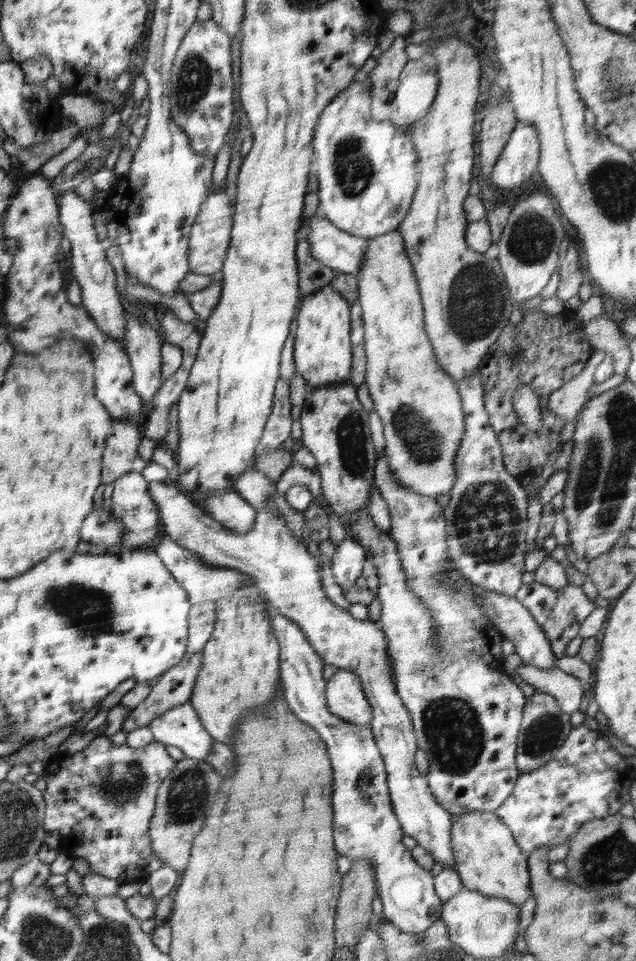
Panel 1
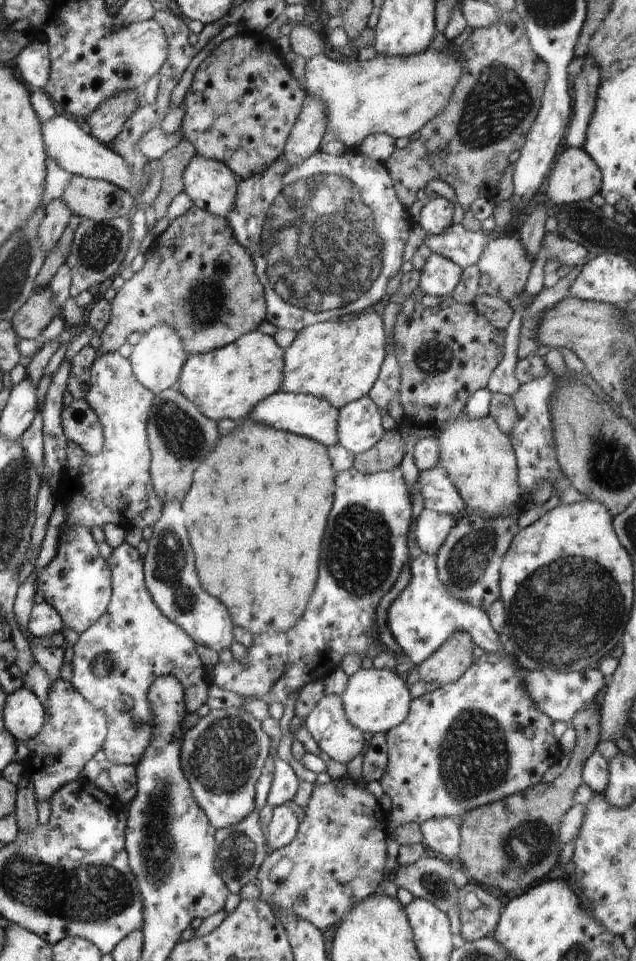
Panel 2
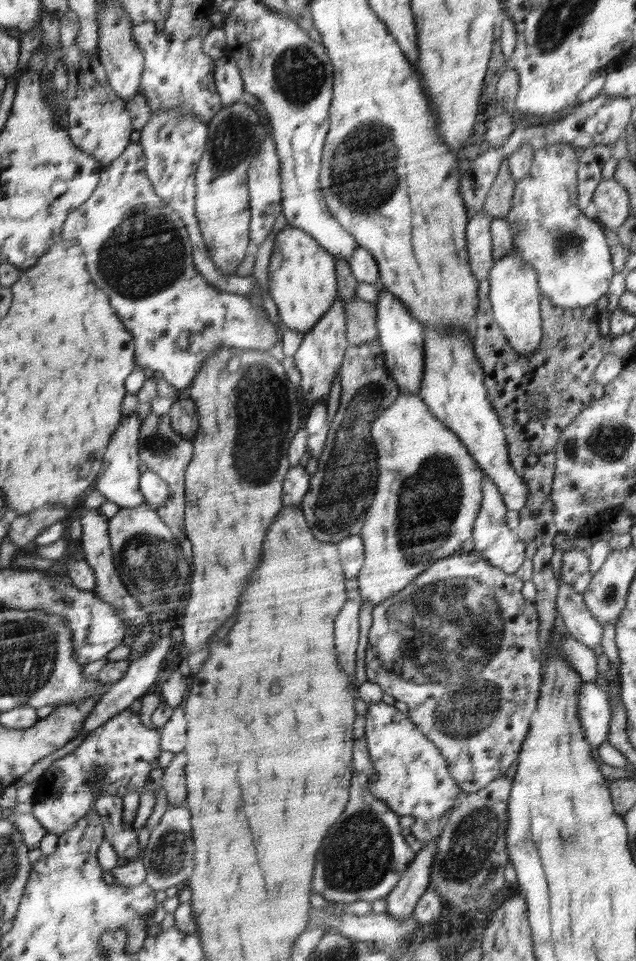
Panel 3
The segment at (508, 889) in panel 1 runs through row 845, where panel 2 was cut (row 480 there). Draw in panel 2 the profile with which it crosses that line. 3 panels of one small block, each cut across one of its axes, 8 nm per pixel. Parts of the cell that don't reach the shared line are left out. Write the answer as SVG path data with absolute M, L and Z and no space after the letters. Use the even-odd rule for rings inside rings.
M463 414L458 420L442 425L444 430L438 436L439 463L446 469L467 511L504 516L519 513L526 507L518 484L517 458L510 437L496 426L494 418L488 415L480 420Z

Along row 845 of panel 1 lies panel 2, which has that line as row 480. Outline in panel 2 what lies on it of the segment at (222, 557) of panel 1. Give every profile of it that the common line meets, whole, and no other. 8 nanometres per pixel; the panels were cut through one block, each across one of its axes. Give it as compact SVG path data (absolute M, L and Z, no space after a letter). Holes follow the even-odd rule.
M441 463L432 470L419 471L419 476L423 508L456 518L460 518L467 511L464 500Z

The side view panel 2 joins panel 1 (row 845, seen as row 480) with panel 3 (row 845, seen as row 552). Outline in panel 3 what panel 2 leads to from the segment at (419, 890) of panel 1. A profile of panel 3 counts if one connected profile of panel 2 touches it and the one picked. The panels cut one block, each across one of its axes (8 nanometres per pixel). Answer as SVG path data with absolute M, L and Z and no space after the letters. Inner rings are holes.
M357 739L353 744L353 770L352 786L350 786L350 800L344 810L344 816L328 830L326 840L322 842L316 854L316 872L312 877L311 889L314 893L323 896L326 900L340 903L353 903L385 899L391 890L398 884L406 869L415 859L416 849L408 845L401 833L399 814L388 808L388 805L370 794L370 786L375 780L369 750L366 741Z

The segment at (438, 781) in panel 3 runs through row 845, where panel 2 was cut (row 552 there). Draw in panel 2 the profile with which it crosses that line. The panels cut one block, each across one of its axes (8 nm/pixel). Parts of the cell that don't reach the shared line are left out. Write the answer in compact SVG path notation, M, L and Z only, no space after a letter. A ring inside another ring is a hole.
M416 551L411 562L411 578L406 589L388 606L386 624L402 648L404 659L411 661L415 667L432 656L432 652L438 650L452 634L462 630L468 632L473 644L480 646L486 654L502 654L505 651L486 611L450 596L446 586L438 580L436 557L422 551Z

